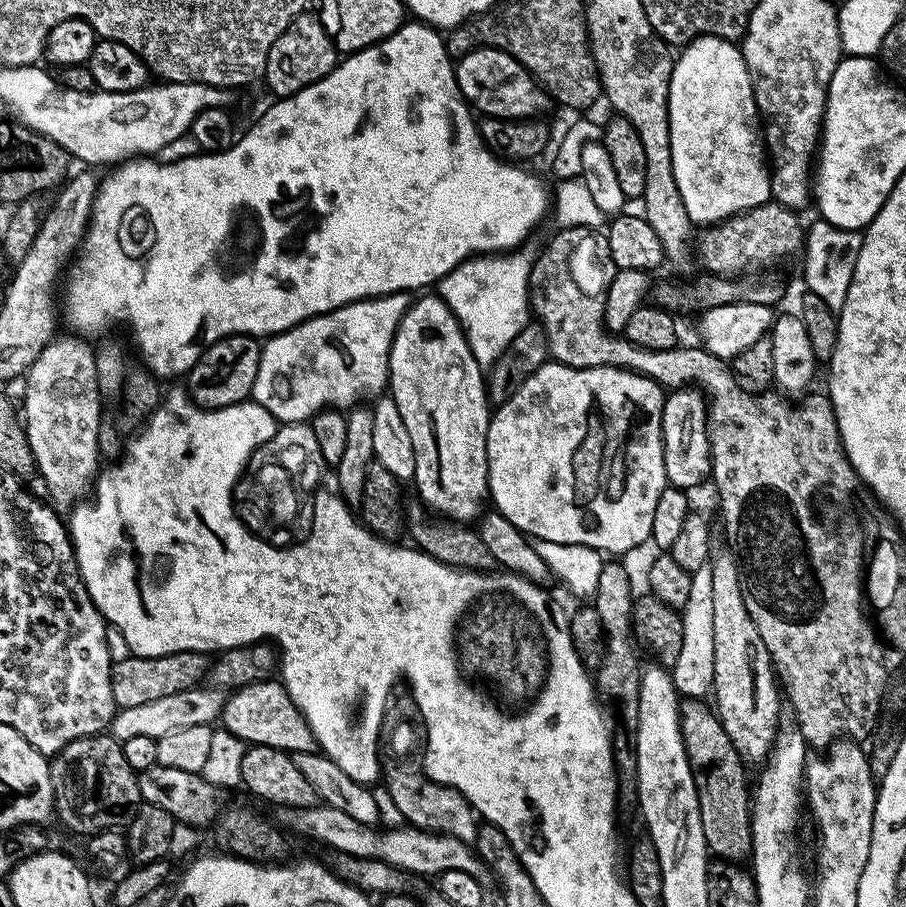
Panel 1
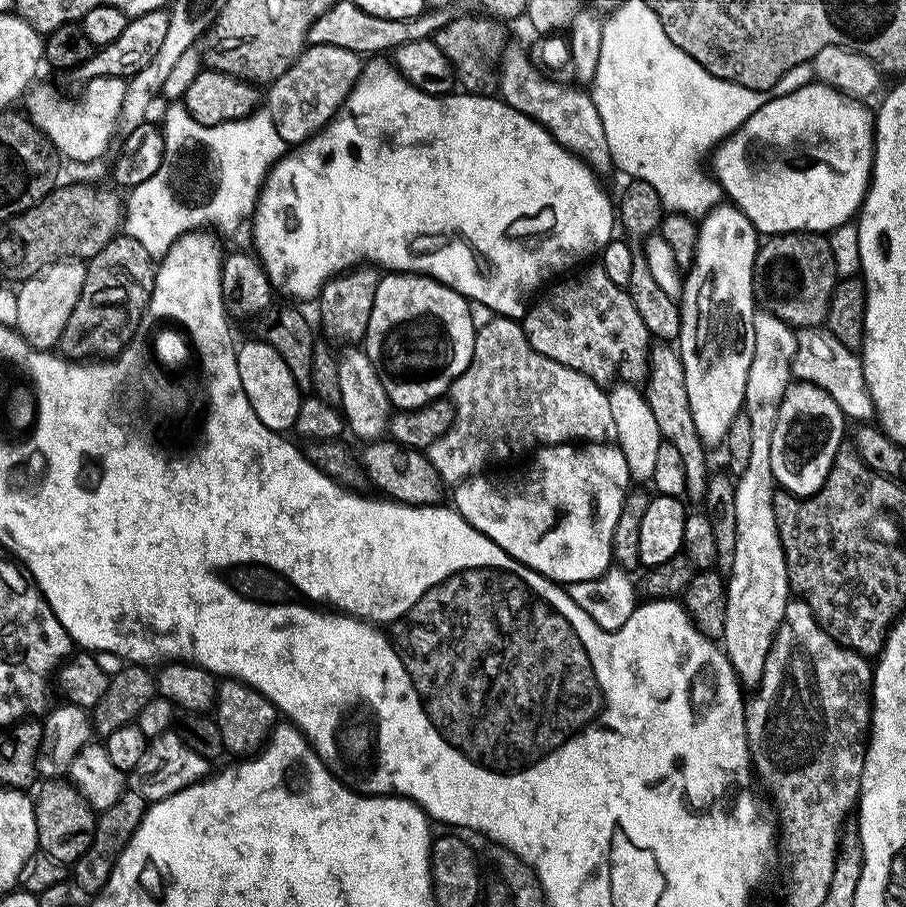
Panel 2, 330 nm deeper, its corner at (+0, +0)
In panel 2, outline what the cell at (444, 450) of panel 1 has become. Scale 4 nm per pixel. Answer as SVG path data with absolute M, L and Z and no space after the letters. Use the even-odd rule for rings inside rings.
M394 272L381 275L378 294L374 294L374 310L370 310L370 326L362 341L382 386L386 386L389 405L393 409L421 408L439 400L451 389L452 384L470 366L474 354L476 327L470 318L469 301L450 286L429 276L414 272Z

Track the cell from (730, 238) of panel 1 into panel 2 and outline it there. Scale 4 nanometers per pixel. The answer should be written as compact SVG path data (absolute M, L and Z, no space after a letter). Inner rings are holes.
M784 232L781 236L767 237L757 247L754 283L762 297L763 307L791 324L793 329L818 328L827 321L837 279L834 254L827 235Z

